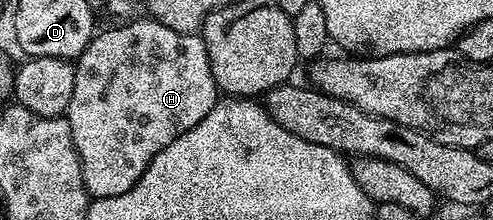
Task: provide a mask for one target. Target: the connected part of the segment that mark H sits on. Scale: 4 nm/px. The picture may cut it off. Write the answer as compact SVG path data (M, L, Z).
M142 16L139 22L134 21L128 20L123 24L116 24L118 26L104 31L103 34L102 31L95 33L94 39L87 44L86 51L79 54L74 62L76 84L72 84L72 100L68 100L68 108L64 117L68 128L71 129L72 142L79 156L84 188L91 199L120 196L124 192L128 192L128 188L132 188L136 184L136 180L140 180L140 176L144 176L148 164L152 164L152 160L157 154L164 152L164 148L168 148L168 144L172 144L172 140L184 136L192 128L196 128L196 124L200 124L200 120L204 120L204 116L208 116L208 112L212 112L212 108L217 106L220 101L220 91L212 76L212 68L208 64L208 52L206 45L202 43L201 33L172 32L172 28L160 24L155 18L149 16Z

